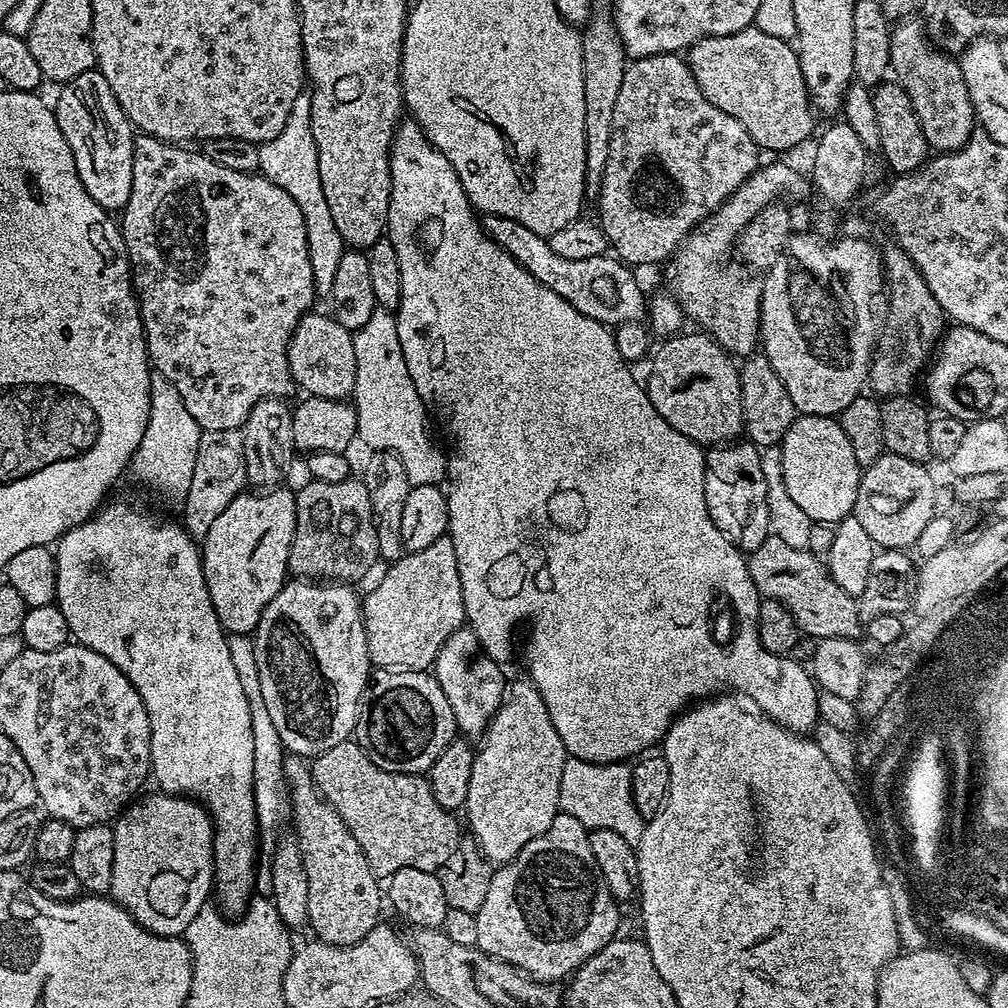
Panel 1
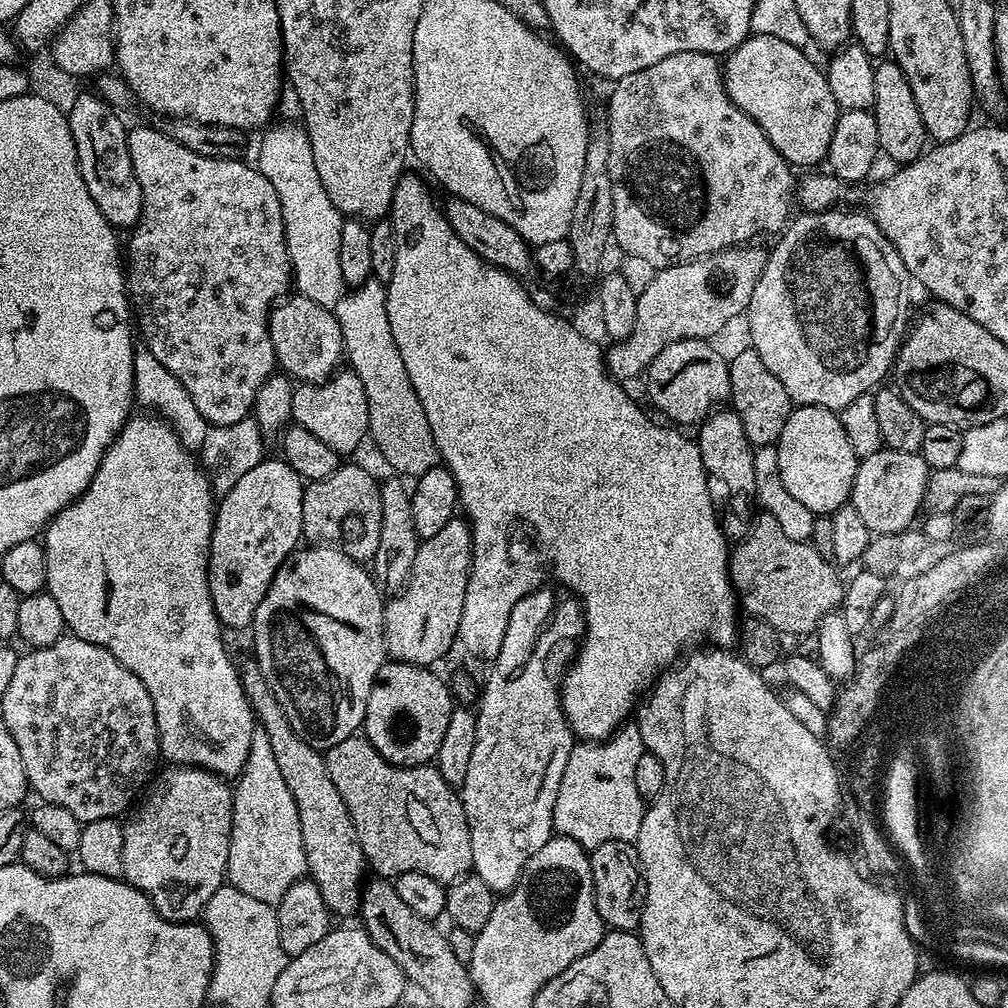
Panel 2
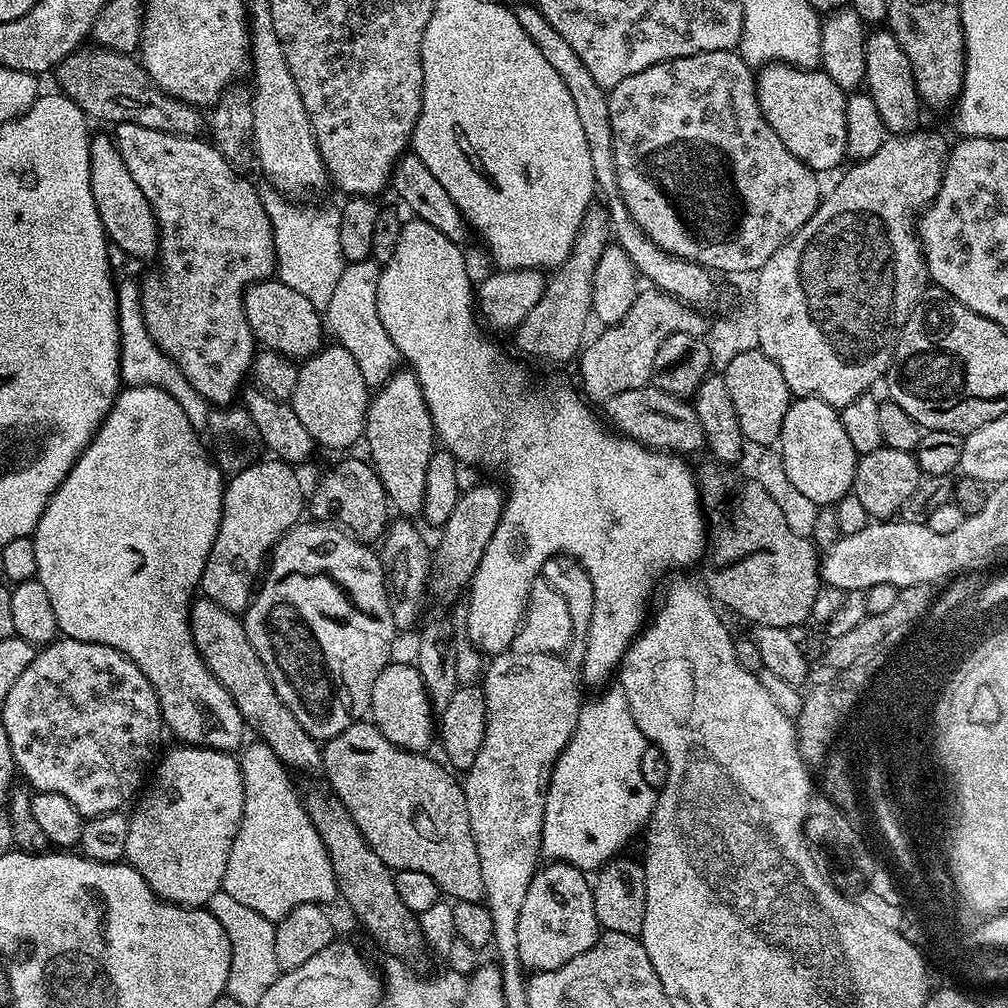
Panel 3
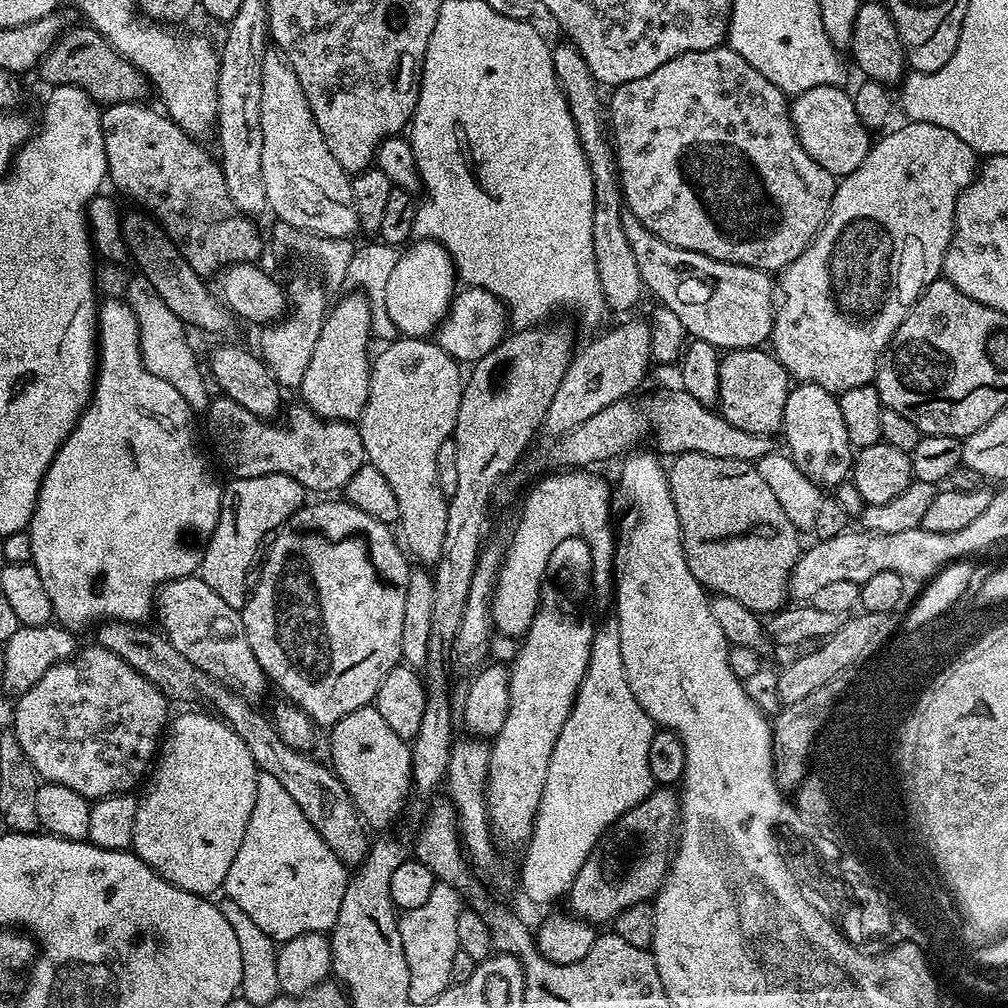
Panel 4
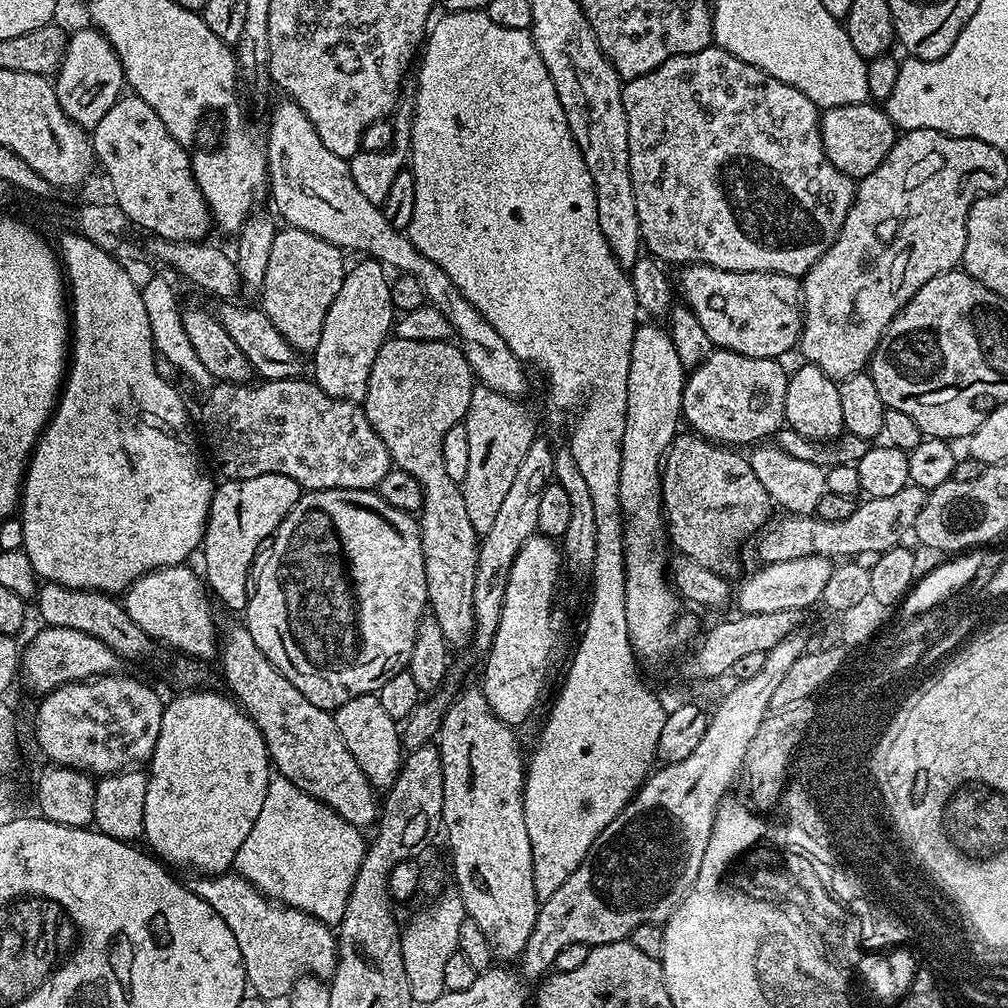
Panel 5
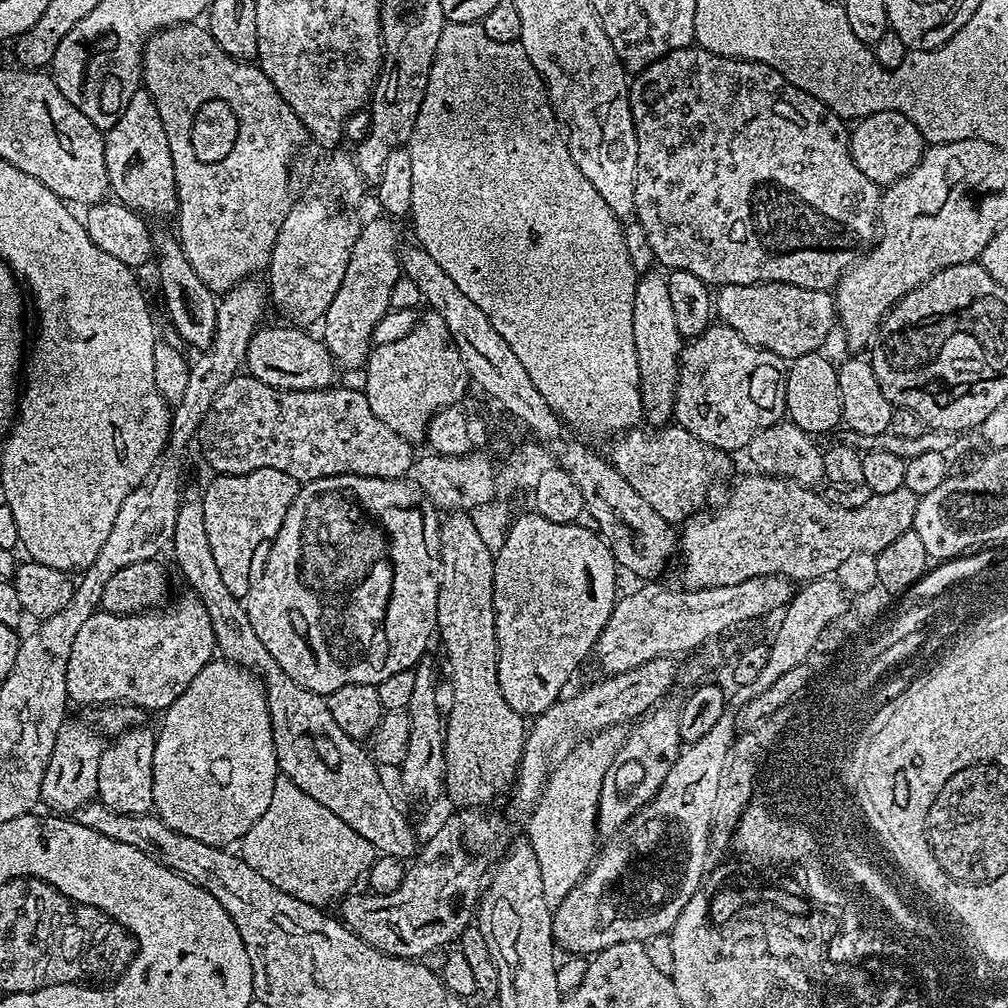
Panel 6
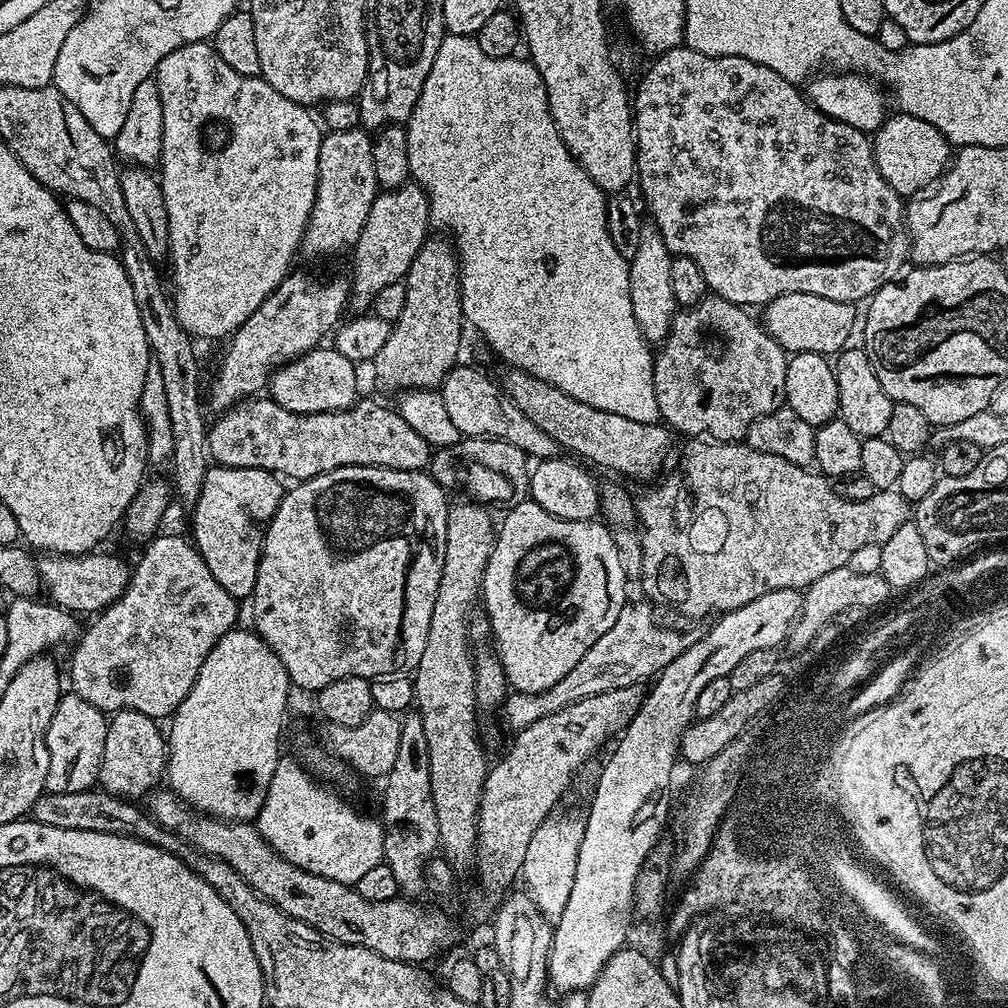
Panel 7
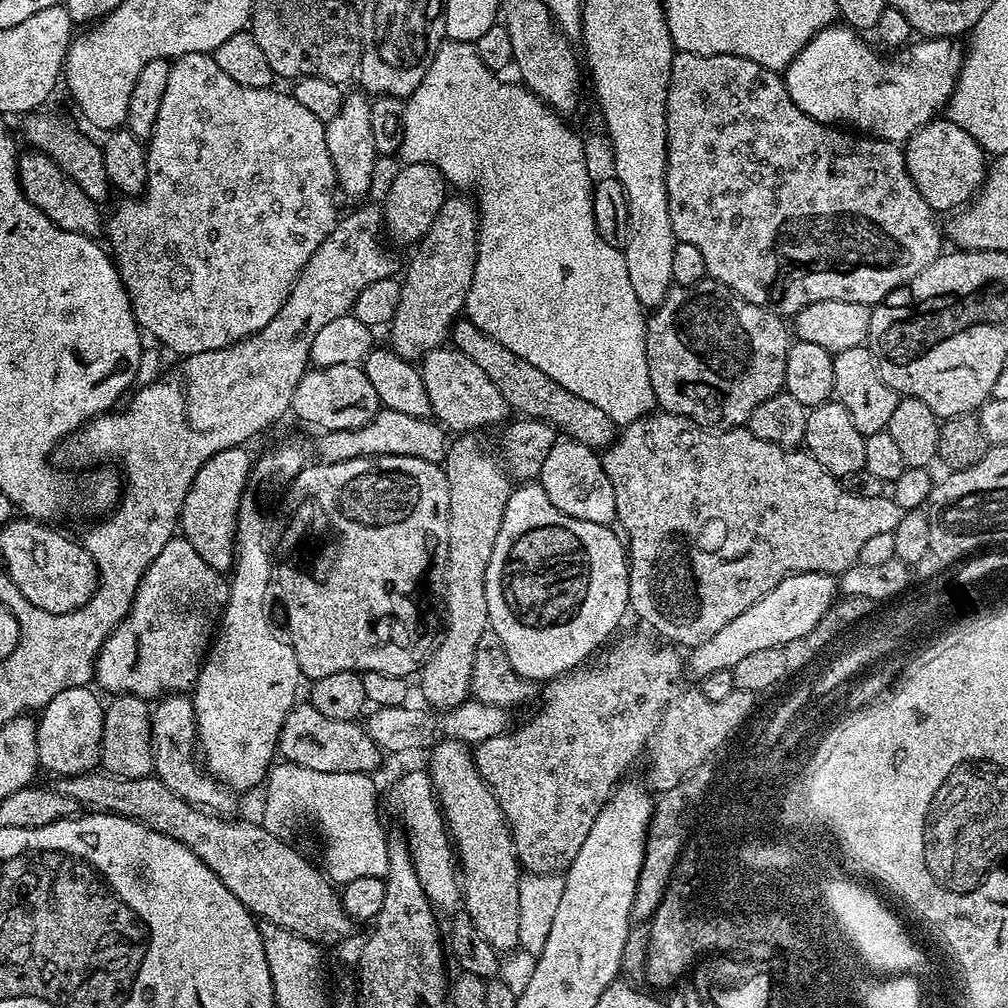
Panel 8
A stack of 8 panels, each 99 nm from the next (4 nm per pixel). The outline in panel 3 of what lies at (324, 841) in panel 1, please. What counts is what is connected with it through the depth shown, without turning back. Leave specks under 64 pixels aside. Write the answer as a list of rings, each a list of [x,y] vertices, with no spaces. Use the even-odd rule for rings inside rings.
[[[207,598],[197,599],[193,603],[190,619],[198,654],[202,654],[214,678],[218,678],[218,682],[226,686],[230,698],[234,698],[245,725],[251,731],[253,728],[255,735],[270,746],[270,750],[274,750],[274,754],[278,754],[281,762],[293,773],[319,773],[324,767],[321,745],[306,734],[306,730],[302,730],[302,722],[298,722],[298,718],[290,714],[290,706],[278,698],[278,690],[274,690],[274,682],[270,682],[270,674],[266,666],[262,666],[262,658],[258,658],[258,650],[254,650],[246,634],[243,619]]]

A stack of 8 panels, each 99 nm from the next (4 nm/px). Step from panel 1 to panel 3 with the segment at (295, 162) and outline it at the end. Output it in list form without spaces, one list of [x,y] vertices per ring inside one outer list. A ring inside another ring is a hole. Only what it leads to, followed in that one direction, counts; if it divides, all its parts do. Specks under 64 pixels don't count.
[[[275,190],[265,191],[263,198],[270,226],[274,230],[275,275],[283,284],[290,286],[290,290],[305,296],[310,306],[325,310],[330,306],[330,298],[346,265],[342,241],[338,238],[339,211],[335,207],[303,208],[303,203],[289,200]]]

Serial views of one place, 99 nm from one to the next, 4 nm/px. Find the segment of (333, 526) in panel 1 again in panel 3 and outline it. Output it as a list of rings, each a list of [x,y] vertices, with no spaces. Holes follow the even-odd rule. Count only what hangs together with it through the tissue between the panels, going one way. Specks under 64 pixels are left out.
[[[367,459],[344,460],[341,464],[334,465],[321,478],[320,485],[310,492],[310,512],[311,508],[316,515],[313,517],[333,516],[336,519],[333,521],[339,522],[351,535],[365,542],[379,541],[390,523],[388,495],[376,469]]]

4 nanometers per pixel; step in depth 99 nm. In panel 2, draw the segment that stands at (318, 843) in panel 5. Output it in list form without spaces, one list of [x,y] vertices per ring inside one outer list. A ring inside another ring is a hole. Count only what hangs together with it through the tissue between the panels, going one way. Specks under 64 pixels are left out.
[[[258,726],[250,734],[246,766],[242,766],[232,788],[232,837],[228,847],[227,883],[242,890],[242,894],[250,894],[250,898],[258,898],[258,902],[275,906],[282,902],[282,894],[286,894],[294,882],[305,879],[307,870],[302,822],[298,822],[294,794],[290,794],[282,773],[278,771],[278,761],[274,759],[266,730]]]

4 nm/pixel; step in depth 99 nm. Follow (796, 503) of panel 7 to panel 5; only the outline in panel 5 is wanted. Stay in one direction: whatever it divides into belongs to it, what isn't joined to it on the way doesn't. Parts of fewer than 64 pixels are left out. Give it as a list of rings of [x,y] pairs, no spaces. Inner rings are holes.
[[[910,482],[902,490],[898,490],[898,494],[890,494],[890,498],[868,498],[857,503],[854,514],[850,514],[850,518],[842,518],[840,522],[828,522],[815,515],[780,514],[782,515],[780,517],[777,515],[764,525],[759,538],[755,541],[756,552],[764,564],[811,555],[829,558],[864,558],[867,552],[872,552],[871,554],[885,552],[897,547],[903,541],[900,539],[915,529],[925,495],[925,489]]]

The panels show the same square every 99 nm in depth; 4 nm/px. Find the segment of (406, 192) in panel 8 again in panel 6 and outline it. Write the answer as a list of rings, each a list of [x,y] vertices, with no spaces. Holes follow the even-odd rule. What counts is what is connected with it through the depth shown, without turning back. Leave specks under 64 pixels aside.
[[[392,218],[379,219],[369,224],[367,221],[361,227],[360,237],[354,242],[354,250],[350,250],[350,262],[346,265],[342,286],[338,294],[334,294],[334,302],[330,302],[330,310],[326,310],[322,321],[324,345],[341,369],[360,370],[367,365],[368,353],[374,347],[374,326],[378,326],[378,322],[382,322],[382,318],[390,311],[390,290],[394,282],[402,278],[398,255],[402,241],[396,229],[397,221]]]

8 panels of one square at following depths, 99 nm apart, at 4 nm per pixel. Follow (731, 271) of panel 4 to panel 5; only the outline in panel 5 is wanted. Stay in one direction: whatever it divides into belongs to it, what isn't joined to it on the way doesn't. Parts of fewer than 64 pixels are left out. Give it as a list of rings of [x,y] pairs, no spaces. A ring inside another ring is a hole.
[[[689,264],[680,276],[680,292],[683,303],[694,310],[694,318],[702,322],[706,338],[716,348],[725,348],[742,354],[746,358],[784,358],[788,351],[795,349],[800,342],[800,332],[804,328],[804,305],[802,284],[795,276],[777,272],[731,272],[718,270],[705,264]]]

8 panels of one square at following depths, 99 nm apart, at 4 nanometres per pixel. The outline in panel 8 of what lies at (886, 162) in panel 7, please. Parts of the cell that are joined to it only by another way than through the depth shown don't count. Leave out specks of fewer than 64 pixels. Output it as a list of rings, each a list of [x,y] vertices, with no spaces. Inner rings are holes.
[[[937,118],[923,124],[903,145],[906,170],[918,186],[918,194],[926,198],[933,212],[955,213],[964,207],[984,183],[986,175],[986,153],[984,147],[962,126],[947,118]]]

